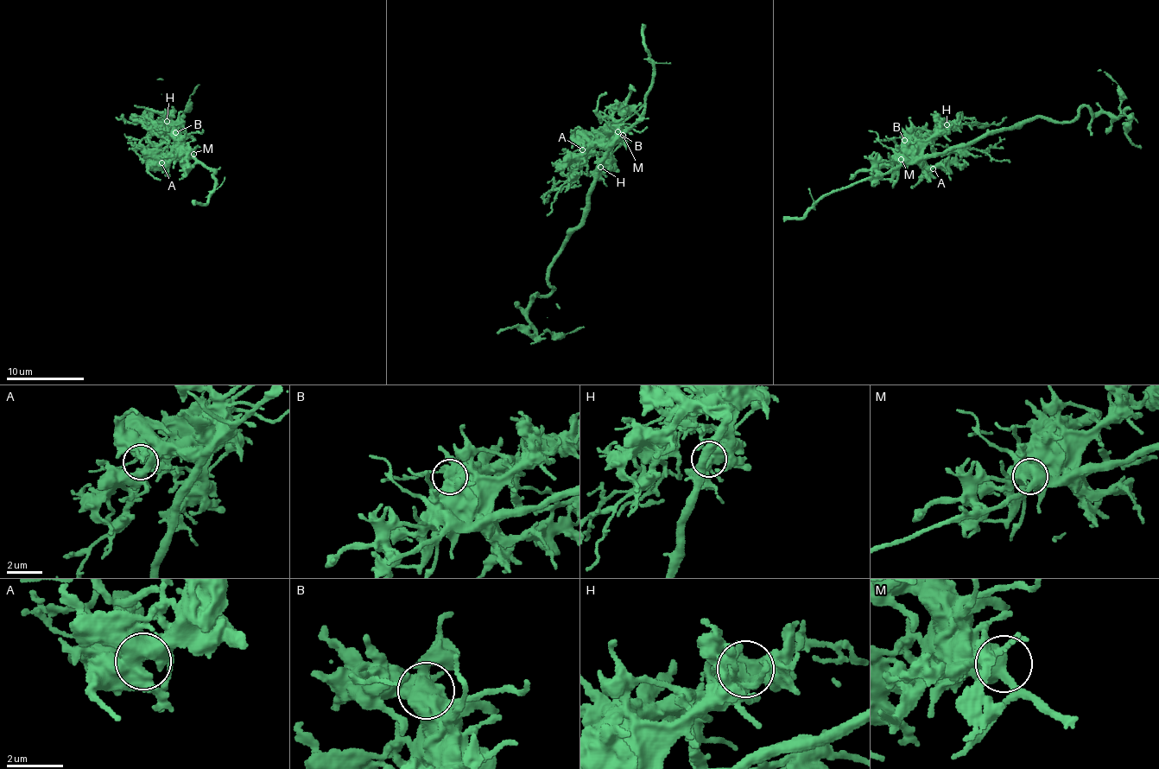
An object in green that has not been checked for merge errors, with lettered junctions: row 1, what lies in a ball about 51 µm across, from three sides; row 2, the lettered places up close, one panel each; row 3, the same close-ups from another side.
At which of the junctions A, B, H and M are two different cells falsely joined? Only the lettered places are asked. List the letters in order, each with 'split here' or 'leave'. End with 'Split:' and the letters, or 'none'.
A: leave
B: leave
H: leave
M: leave
Split: none

